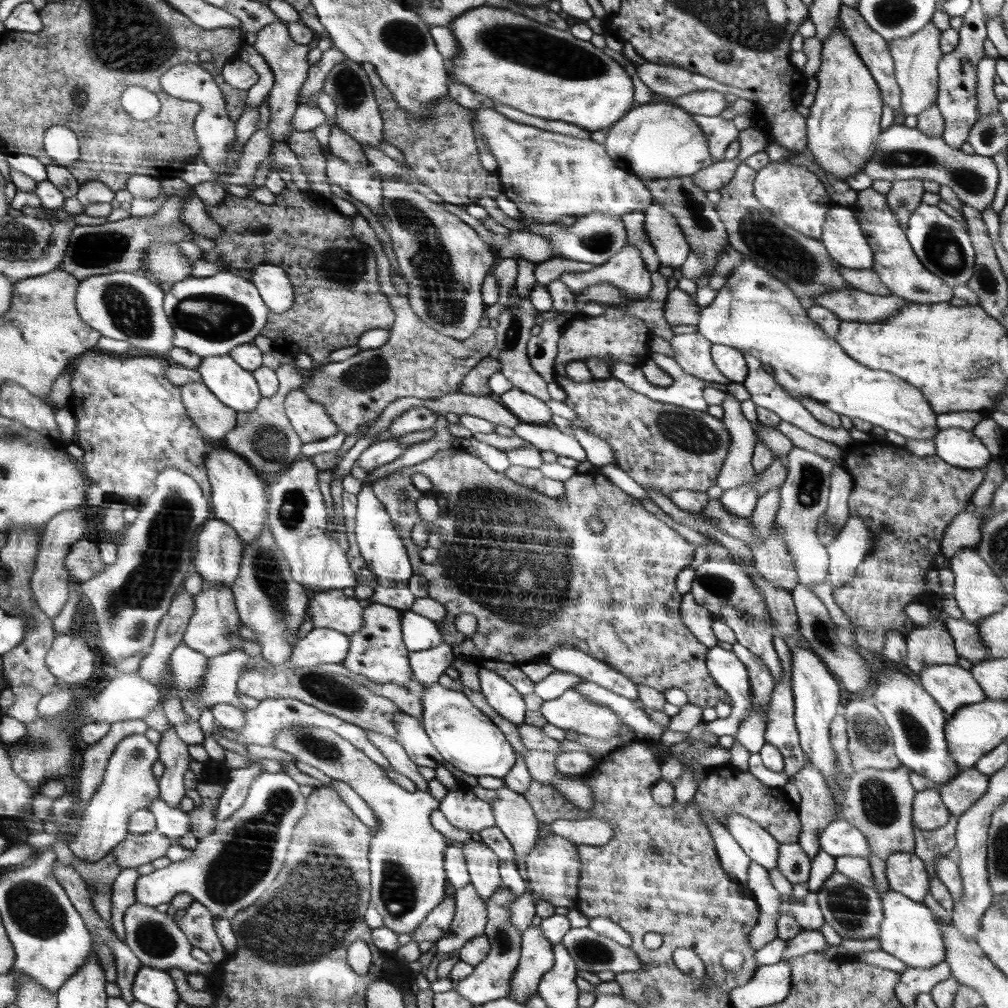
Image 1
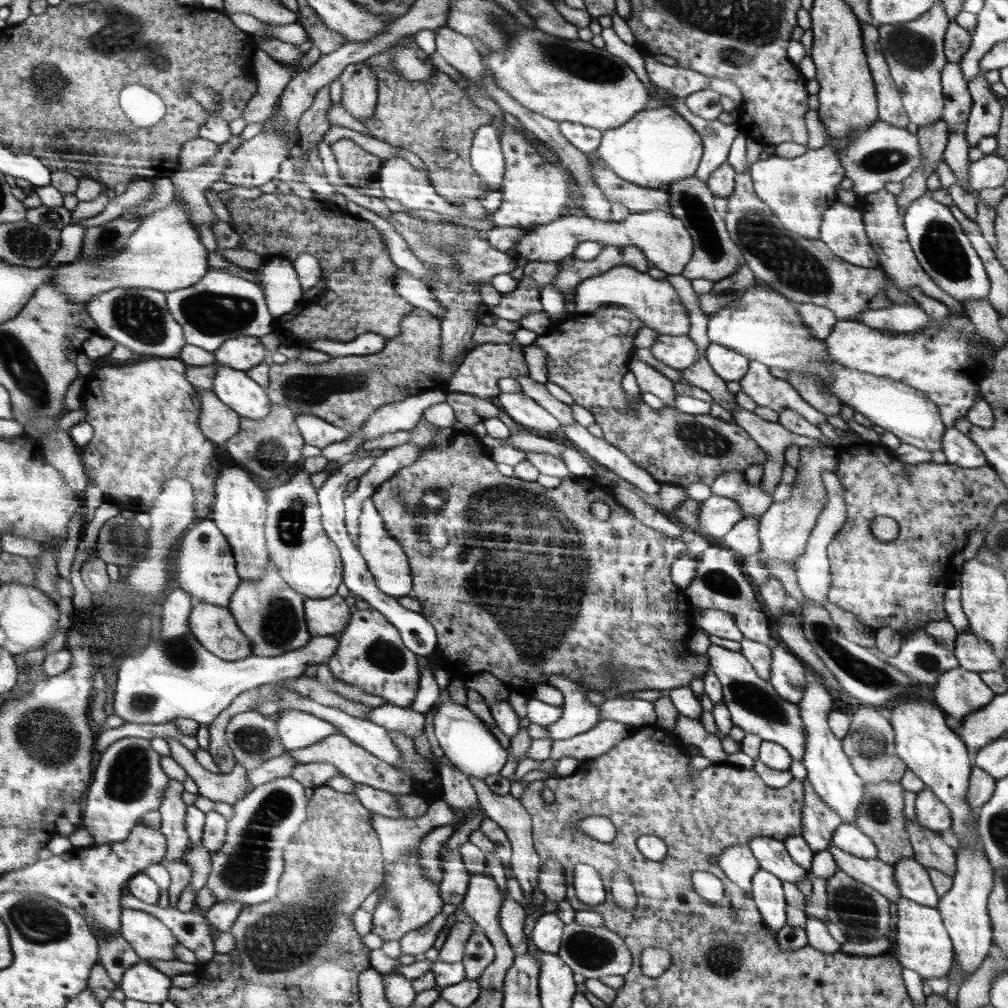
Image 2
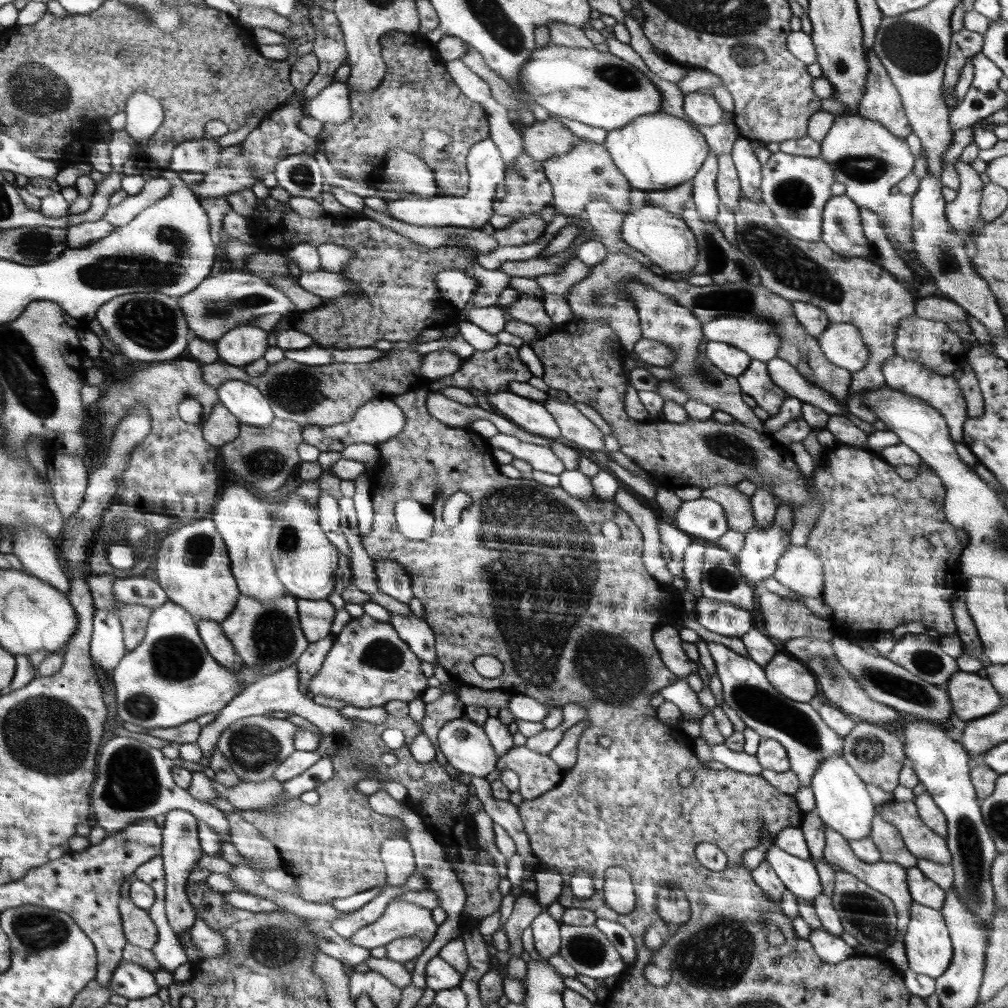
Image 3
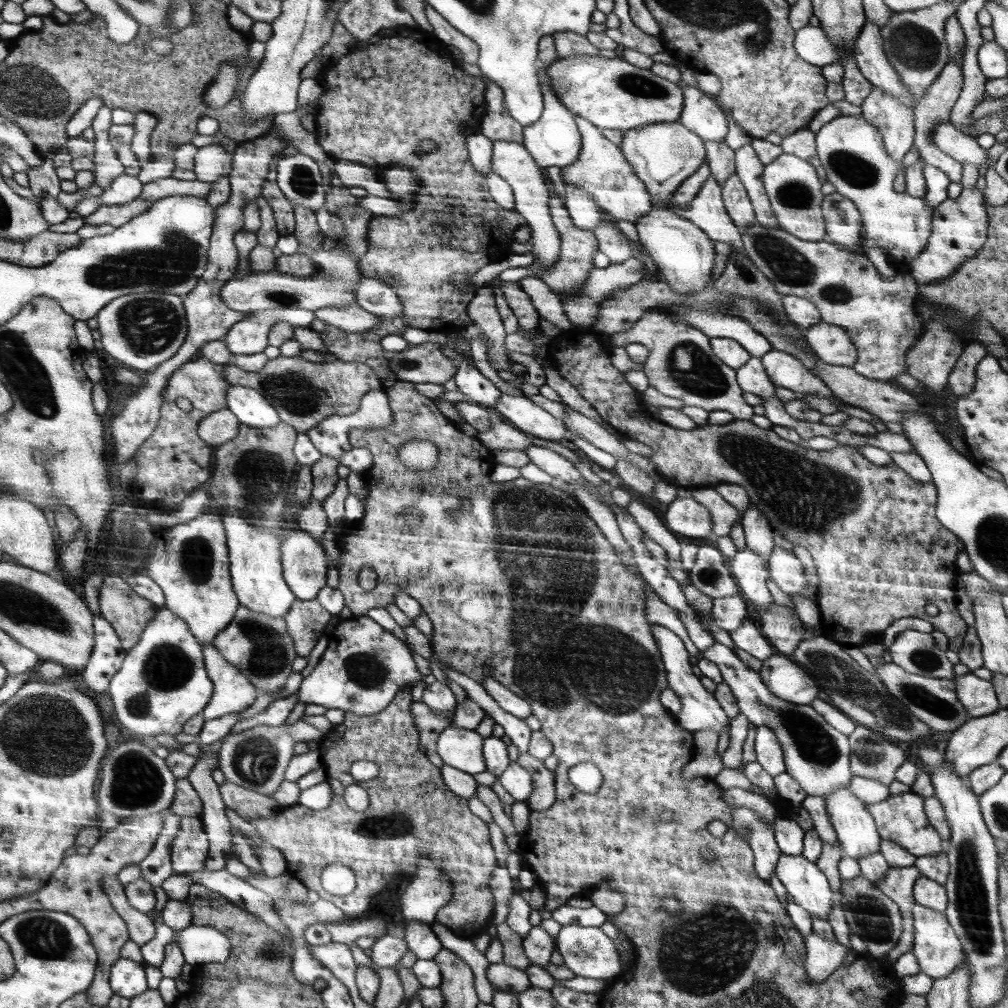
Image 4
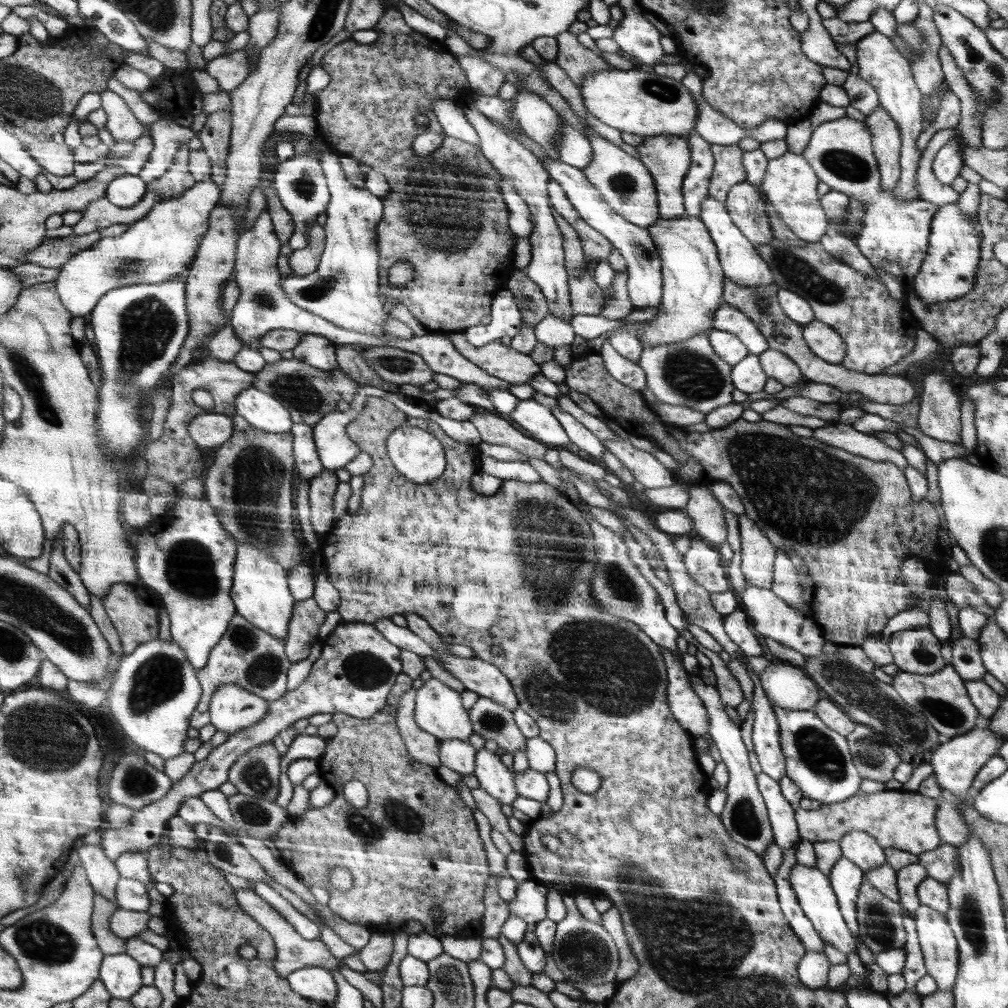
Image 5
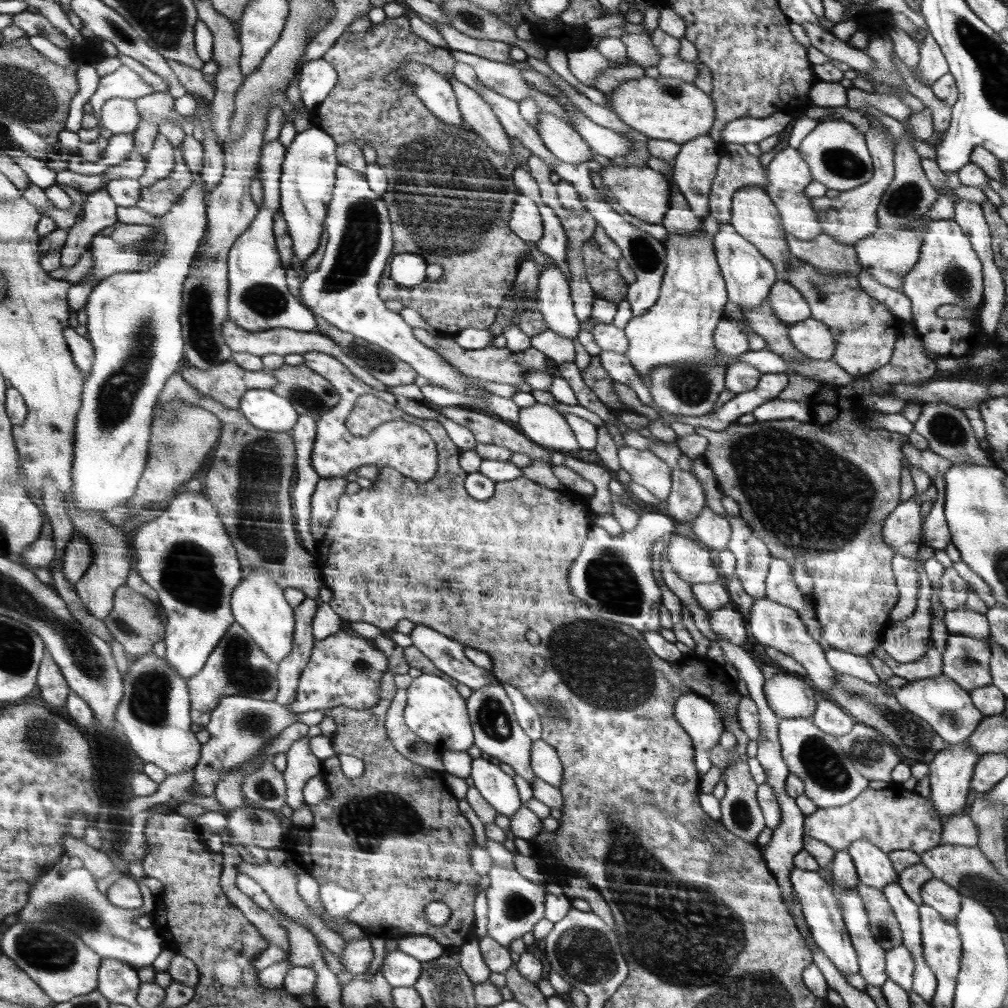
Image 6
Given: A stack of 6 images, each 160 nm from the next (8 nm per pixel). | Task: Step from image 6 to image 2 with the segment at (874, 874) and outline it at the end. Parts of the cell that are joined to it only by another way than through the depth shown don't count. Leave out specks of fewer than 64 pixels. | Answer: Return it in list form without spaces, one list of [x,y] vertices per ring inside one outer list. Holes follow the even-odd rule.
[[[822,680],[807,682],[802,699],[798,702],[802,710],[803,726],[806,728],[806,754],[803,764],[807,771],[808,782],[818,798],[840,815],[842,824],[856,826],[855,816],[858,815],[860,804],[864,800],[864,781],[855,772],[850,758],[843,751],[842,741],[831,731],[828,724],[832,704],[834,704],[832,695]]]

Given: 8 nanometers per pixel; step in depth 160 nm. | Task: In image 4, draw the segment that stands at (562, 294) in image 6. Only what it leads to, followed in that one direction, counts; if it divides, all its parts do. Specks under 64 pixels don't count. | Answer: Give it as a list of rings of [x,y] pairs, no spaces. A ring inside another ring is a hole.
[[[506,140],[493,141],[493,153],[489,172],[498,174],[512,187],[513,195],[515,196],[515,207],[513,210],[524,216],[525,222],[531,226],[531,240],[534,244],[531,252],[534,253],[535,258],[528,266],[507,268],[487,285],[492,288],[496,308],[498,308],[503,328],[508,335],[519,331],[518,320],[512,310],[510,310],[508,302],[506,302],[502,290],[500,290],[501,284],[504,282],[518,283],[528,277],[540,278],[542,280],[542,273],[558,262],[559,252],[562,250],[562,237],[551,217],[550,195],[546,188],[542,171],[522,143]]]

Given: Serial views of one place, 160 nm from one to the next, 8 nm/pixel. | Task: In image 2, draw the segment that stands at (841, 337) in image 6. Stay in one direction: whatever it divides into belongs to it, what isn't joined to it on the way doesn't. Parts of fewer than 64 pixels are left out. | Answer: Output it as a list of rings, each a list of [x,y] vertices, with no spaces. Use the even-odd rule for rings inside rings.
[[[746,169],[744,172],[736,173],[734,190],[727,196],[727,212],[724,216],[725,226],[728,229],[732,242],[744,255],[746,264],[754,273],[756,282],[774,289],[784,298],[790,298],[795,304],[810,303],[820,307],[828,308],[838,321],[860,320],[860,314],[866,310],[880,310],[890,308],[894,302],[888,299],[888,286],[893,284],[879,267],[864,268],[850,264],[836,256],[836,253],[818,239],[807,239],[784,228],[779,217],[772,212],[772,209],[759,196],[756,196],[754,180],[751,172]]]

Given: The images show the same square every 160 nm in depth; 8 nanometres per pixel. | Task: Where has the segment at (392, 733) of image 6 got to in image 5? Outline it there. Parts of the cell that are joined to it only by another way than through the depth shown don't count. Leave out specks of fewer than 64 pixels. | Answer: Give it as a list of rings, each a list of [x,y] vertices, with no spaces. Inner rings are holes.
[[[413,688],[408,690],[403,696],[401,696],[401,702],[397,704],[397,725],[399,726],[399,733],[405,740],[408,752],[411,753],[411,756],[414,757],[416,761],[430,767],[441,767],[441,761],[439,760],[440,741],[433,734],[422,730],[417,725],[414,718],[416,691],[417,690],[414,690]]]

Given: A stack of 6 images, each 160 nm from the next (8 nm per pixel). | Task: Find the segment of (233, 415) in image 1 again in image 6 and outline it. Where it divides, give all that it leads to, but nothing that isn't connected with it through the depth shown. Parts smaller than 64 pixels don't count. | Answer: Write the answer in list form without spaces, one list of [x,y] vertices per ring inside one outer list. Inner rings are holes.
[[[182,398],[170,404],[157,405],[154,418],[151,459],[138,492],[128,504],[133,518],[155,503],[171,502],[177,496],[176,490],[180,488],[180,484],[188,482],[194,476],[206,454],[218,442],[218,436],[222,435],[222,425],[214,413]]]

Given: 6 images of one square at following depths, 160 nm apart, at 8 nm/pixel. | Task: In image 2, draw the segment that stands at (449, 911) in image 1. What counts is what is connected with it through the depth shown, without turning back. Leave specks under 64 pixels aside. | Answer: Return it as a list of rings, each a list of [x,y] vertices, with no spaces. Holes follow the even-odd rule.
[[[440,913],[426,926],[417,928],[416,931],[407,932],[398,940],[401,946],[401,955],[411,954],[419,958],[422,957],[426,950],[433,947],[436,937],[446,924],[446,920],[447,916]]]

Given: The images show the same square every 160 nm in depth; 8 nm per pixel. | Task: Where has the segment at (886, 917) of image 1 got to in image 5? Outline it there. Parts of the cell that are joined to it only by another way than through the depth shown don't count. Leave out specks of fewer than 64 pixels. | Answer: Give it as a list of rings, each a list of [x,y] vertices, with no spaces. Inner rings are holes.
[[[921,904],[913,919],[927,973],[935,977],[939,990],[952,991],[959,974],[960,952],[947,918]]]

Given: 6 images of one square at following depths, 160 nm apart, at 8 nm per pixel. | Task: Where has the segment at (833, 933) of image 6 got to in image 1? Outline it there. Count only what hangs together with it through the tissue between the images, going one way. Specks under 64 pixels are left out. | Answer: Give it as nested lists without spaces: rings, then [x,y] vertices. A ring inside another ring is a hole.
[[[730,813],[726,820],[728,833],[751,858],[768,869],[778,868],[780,842],[772,837],[766,829],[744,818],[738,813]]]

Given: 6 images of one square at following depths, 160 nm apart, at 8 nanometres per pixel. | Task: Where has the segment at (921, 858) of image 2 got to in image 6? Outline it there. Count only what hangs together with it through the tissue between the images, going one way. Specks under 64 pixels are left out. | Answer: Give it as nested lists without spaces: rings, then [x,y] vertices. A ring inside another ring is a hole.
[[[901,784],[891,785],[894,790],[869,788],[845,806],[819,808],[815,813],[805,815],[804,835],[830,845],[835,851],[844,850],[858,840],[872,842],[887,853],[912,851],[922,854],[942,844],[946,819],[939,815],[932,801],[918,794],[908,794]]]

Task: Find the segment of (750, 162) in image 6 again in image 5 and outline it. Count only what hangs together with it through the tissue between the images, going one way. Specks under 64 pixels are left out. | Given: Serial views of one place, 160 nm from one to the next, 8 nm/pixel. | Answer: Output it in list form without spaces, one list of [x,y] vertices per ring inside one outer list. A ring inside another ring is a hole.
[[[711,144],[715,163],[709,180],[709,196],[725,202],[728,191],[747,178],[746,166],[742,163],[742,150],[738,144]]]

